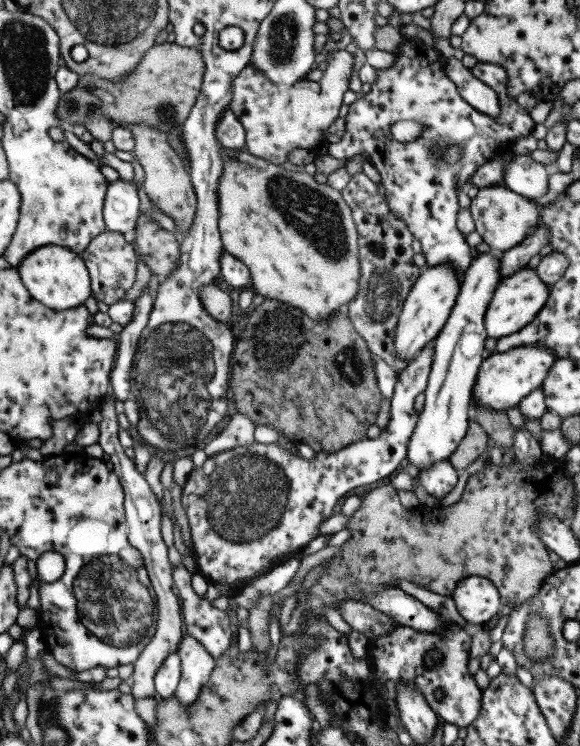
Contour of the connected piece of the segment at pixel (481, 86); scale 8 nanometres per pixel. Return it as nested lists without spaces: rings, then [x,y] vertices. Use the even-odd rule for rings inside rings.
[[[456,57],[447,59],[445,69],[447,70],[446,75],[457,86],[460,96],[470,106],[491,117],[497,117],[499,115],[499,96],[487,84],[478,80],[474,76],[472,69],[464,66],[462,61],[456,59]]]

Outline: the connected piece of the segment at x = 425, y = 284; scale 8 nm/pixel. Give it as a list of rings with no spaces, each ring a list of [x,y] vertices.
[[[452,263],[429,265],[417,278],[403,304],[395,330],[395,355],[398,360],[410,364],[417,353],[440,334],[458,298],[461,289],[459,279]]]

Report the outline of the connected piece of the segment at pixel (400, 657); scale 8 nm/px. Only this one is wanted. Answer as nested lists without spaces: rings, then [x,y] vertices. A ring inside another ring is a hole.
[[[443,618],[445,628],[443,632],[420,632],[414,630],[412,627],[402,626],[401,624],[395,624],[395,628],[386,634],[380,634],[380,637],[376,639],[368,640],[368,651],[366,658],[370,660],[370,667],[372,668],[372,675],[376,676],[376,680],[380,681],[385,686],[386,696],[382,698],[384,707],[387,710],[392,711],[399,717],[399,712],[396,706],[396,687],[399,682],[412,683],[417,689],[422,691],[422,694],[426,697],[427,703],[432,707],[432,710],[440,717],[443,718],[446,723],[455,724],[458,728],[467,728],[471,722],[476,720],[479,715],[482,704],[482,689],[476,685],[474,677],[468,673],[468,661],[470,652],[471,635],[461,626],[458,626],[455,622]],[[432,649],[439,650],[443,654],[443,661],[439,666],[435,668],[427,668],[424,666],[423,660],[425,654]],[[442,690],[444,696],[441,700],[434,698],[434,691]]]

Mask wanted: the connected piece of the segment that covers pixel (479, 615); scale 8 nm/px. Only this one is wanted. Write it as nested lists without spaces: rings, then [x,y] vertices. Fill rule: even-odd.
[[[480,576],[463,578],[451,596],[464,620],[478,628],[492,620],[503,607],[494,583]]]

